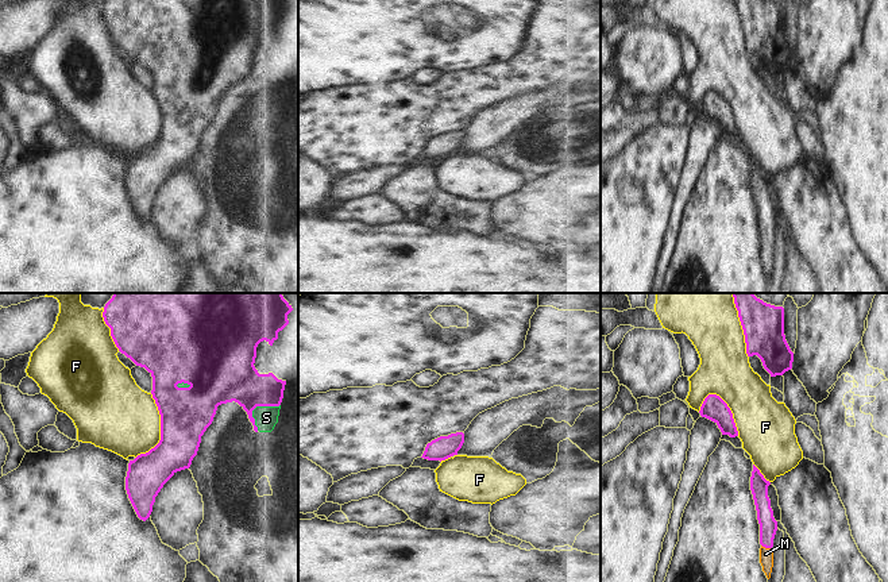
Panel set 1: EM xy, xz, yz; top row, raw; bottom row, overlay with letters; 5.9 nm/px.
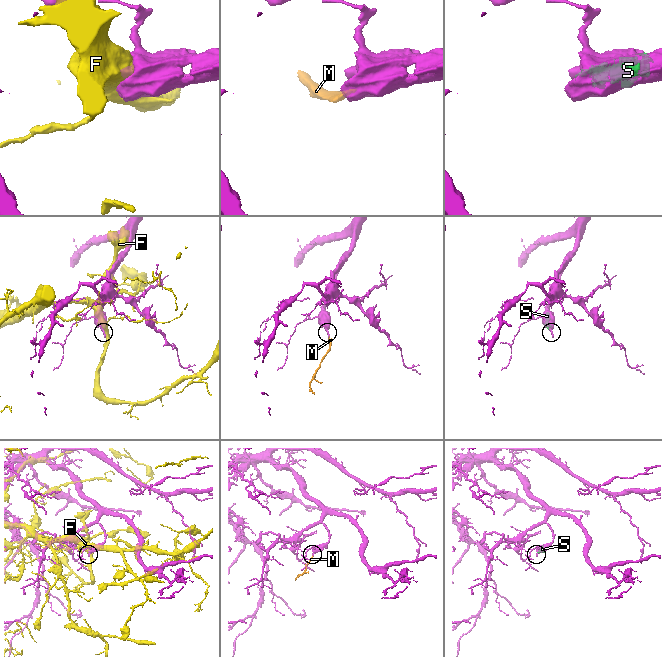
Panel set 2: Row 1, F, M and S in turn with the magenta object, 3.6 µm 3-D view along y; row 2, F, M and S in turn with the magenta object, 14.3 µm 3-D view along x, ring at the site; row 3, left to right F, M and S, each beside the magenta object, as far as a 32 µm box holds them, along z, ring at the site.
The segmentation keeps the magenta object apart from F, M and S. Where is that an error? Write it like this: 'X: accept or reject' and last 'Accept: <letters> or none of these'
F: reject
M: accept
S: accept
Accept: M, S

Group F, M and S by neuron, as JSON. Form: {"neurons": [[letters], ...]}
{"neurons": [["F"], ["M", "S"]]}

